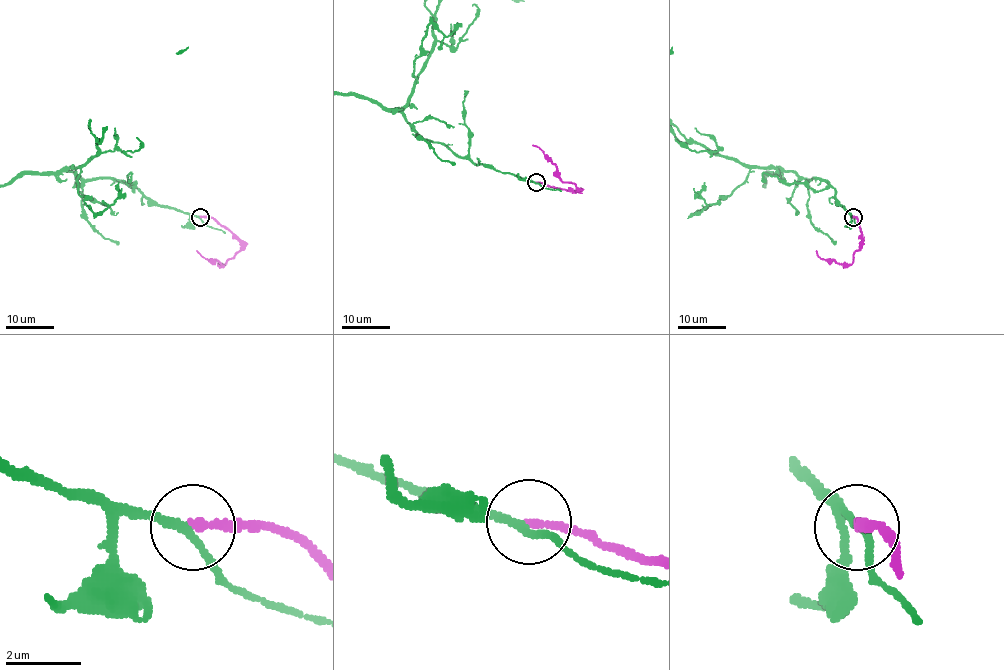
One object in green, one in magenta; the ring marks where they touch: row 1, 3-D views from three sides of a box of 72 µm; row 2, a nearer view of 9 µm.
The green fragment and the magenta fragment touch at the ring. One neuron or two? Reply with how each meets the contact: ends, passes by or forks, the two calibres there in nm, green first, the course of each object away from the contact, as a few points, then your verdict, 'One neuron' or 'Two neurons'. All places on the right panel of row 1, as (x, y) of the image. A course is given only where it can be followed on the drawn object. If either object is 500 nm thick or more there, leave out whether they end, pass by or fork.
At the ring green passes by. At the ring magenta ends. Thickness 190 nm (green) against 240 nm. Course of magenta: (852, 216), (860, 226), (861, 242), (850, 264), (822, 260), (816, 250). One neuron

